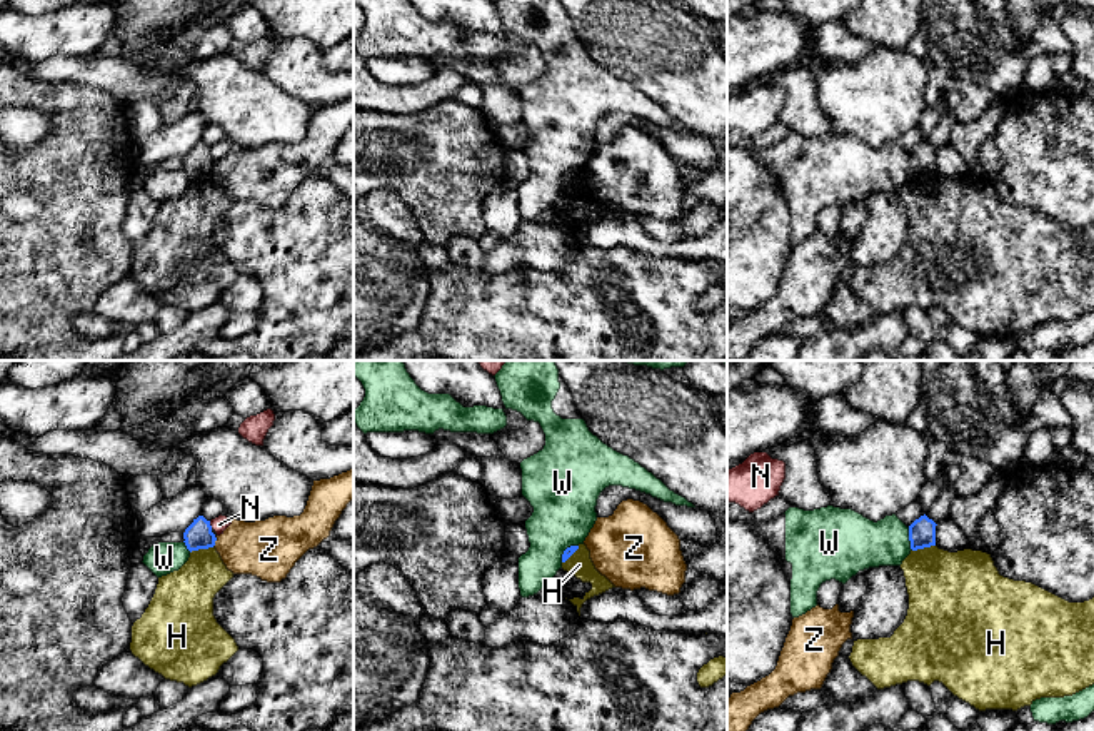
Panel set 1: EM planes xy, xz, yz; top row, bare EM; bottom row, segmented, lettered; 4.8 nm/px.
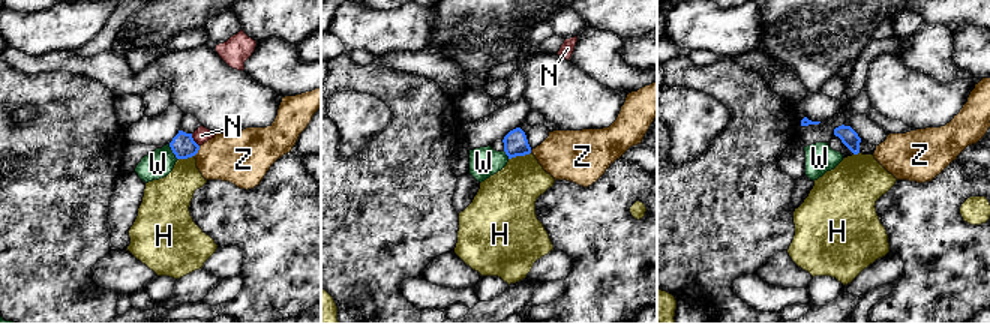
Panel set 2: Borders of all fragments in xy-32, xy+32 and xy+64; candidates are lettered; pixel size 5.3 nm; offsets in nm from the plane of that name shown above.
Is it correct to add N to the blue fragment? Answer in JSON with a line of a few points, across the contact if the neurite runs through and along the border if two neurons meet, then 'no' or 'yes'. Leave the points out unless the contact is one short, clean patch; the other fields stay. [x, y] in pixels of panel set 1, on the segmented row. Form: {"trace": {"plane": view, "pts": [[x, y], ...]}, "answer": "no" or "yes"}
{"trace": {"plane": "xy", "pts": [[209, 521], [212, 528]]}, "answer": "no"}

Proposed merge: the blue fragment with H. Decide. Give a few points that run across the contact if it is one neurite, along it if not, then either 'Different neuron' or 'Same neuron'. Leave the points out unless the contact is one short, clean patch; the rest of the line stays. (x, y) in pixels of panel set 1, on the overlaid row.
Line: xy (214, 544), (190, 553). Different neuron

